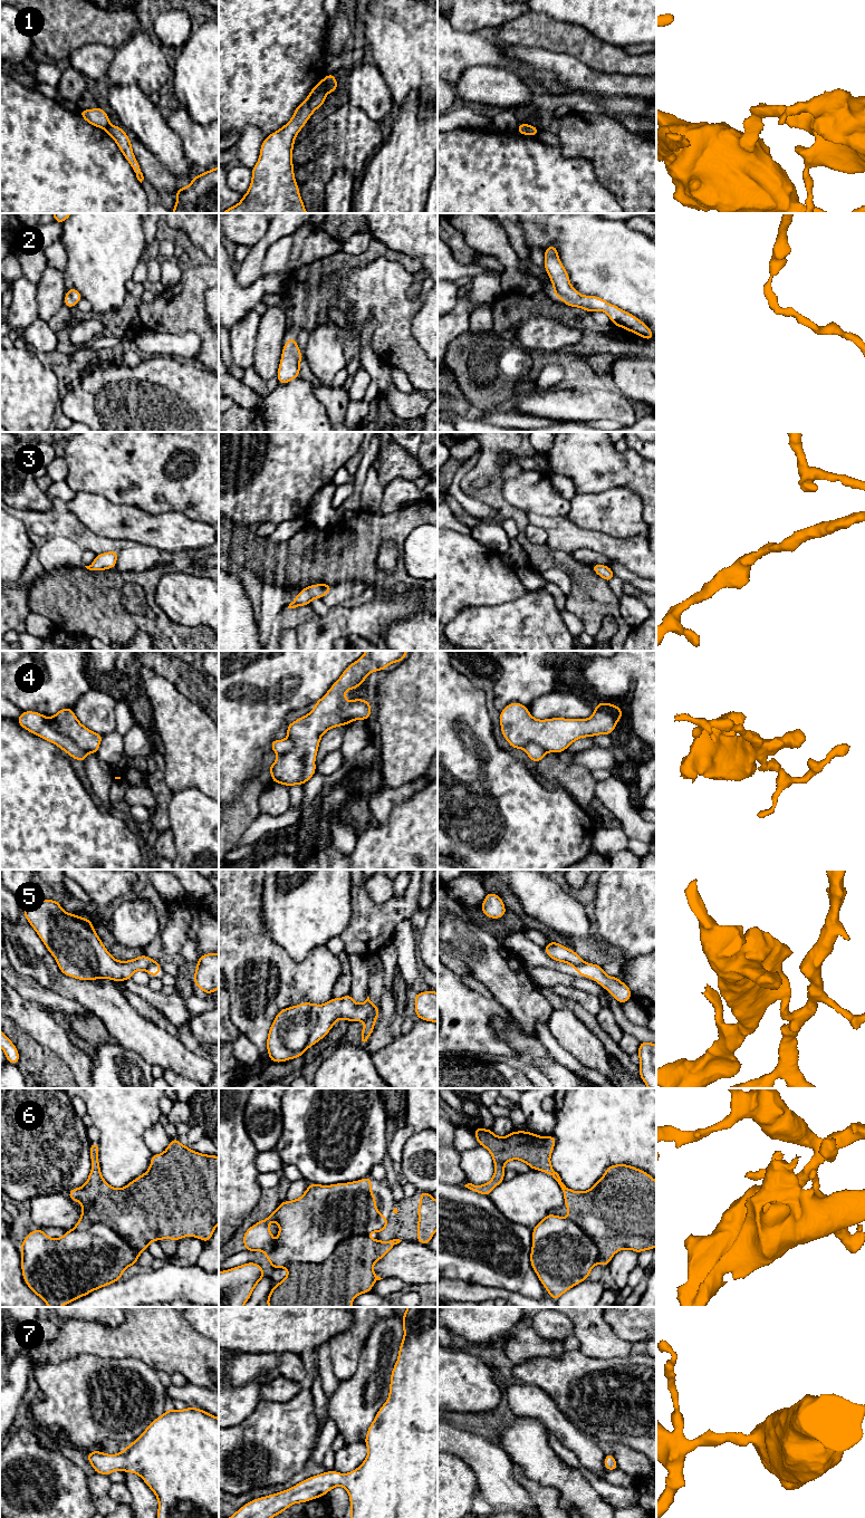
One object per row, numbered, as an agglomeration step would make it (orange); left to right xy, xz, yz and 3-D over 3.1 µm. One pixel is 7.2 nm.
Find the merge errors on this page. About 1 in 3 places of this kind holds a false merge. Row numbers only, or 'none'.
1, 4, 5, 6

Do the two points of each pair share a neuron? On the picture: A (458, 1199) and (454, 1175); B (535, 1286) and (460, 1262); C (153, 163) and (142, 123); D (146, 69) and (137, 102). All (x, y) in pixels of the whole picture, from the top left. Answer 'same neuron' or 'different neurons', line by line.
A: different neurons
B: same neuron
C: different neurons
D: different neurons

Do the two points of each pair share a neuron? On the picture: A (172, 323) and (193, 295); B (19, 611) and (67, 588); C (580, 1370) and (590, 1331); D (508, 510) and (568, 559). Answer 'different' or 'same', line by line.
A: same
B: different
C: different
D: same

